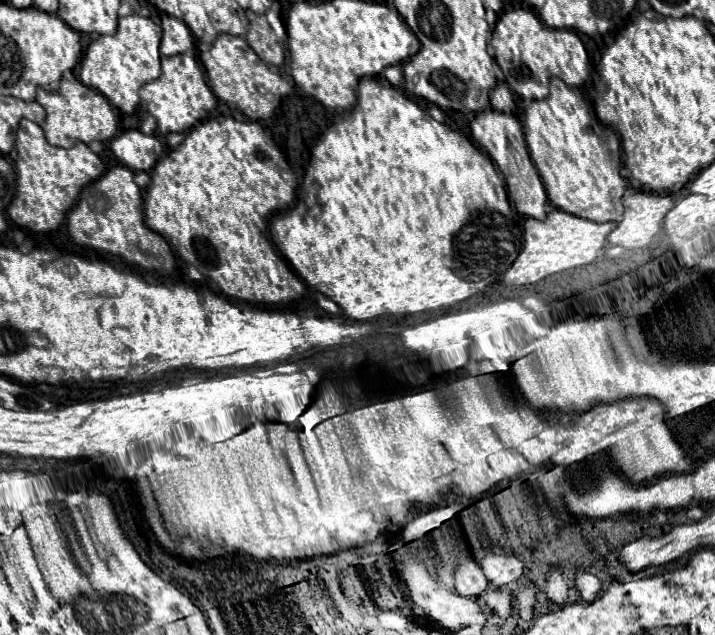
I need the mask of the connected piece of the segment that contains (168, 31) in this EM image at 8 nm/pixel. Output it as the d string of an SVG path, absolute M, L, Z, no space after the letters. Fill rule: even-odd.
M162 15L162 31L164 31L160 41L162 55L178 55L194 47L192 31L186 27L184 21L170 15Z

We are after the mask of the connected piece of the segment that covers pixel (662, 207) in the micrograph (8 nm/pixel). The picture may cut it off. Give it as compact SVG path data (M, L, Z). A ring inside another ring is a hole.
M628 191L622 197L624 219L608 235L608 243L622 245L626 249L648 247L660 233L666 213L674 207L668 195Z

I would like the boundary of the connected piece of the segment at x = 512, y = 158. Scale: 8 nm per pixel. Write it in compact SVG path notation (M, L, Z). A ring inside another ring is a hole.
M486 109L486 111L482 111L474 117L474 121L470 123L470 129L472 129L474 141L490 155L490 159L502 171L502 175L506 179L508 199L516 205L518 213L524 215L524 217L546 219L548 197L542 179L540 179L534 163L530 161L520 121L514 115L506 115L506 113L500 113L500 111Z

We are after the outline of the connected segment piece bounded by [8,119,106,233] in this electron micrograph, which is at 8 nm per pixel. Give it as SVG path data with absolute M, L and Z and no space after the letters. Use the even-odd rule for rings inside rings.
M22 119L18 133L16 133L16 183L18 193L16 199L8 207L10 219L20 225L28 227L36 233L50 233L60 227L68 209L76 203L84 185L96 181L104 173L104 161L88 149L86 143L76 143L70 149L62 149L50 145L40 129L40 125Z

